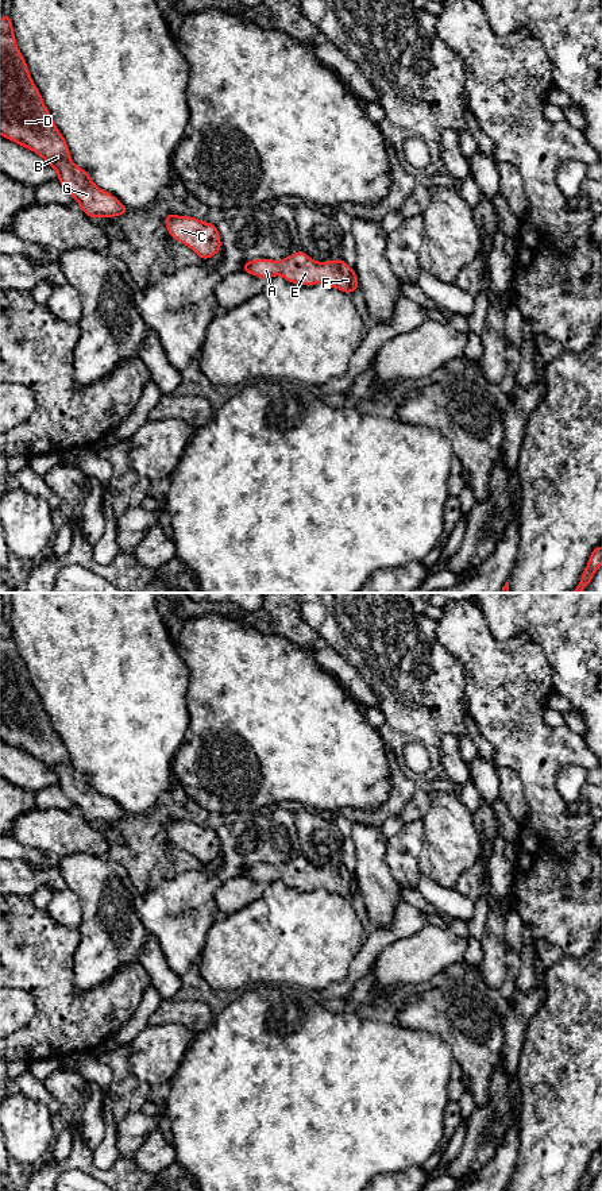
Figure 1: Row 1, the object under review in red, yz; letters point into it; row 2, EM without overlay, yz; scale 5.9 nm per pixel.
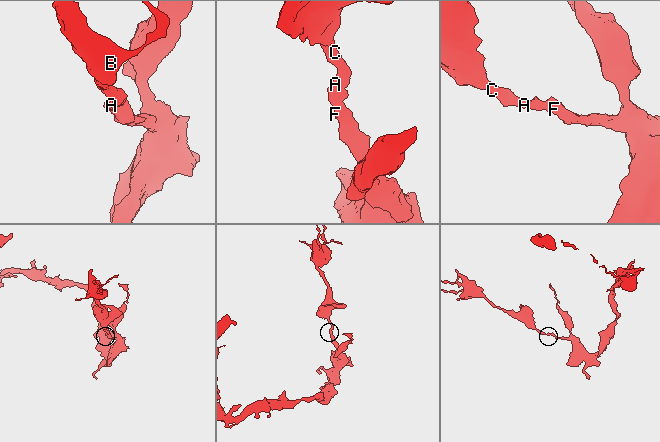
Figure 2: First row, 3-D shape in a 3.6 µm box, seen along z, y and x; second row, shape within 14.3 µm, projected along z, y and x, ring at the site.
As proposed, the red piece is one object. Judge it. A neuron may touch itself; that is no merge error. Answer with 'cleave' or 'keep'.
keep

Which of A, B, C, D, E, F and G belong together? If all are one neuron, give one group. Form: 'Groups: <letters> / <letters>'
Groups: A B C D E F G

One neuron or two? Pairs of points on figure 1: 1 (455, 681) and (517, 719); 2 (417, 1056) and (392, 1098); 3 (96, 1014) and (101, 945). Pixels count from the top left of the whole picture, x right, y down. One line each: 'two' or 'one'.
1: two
2: one
3: two

